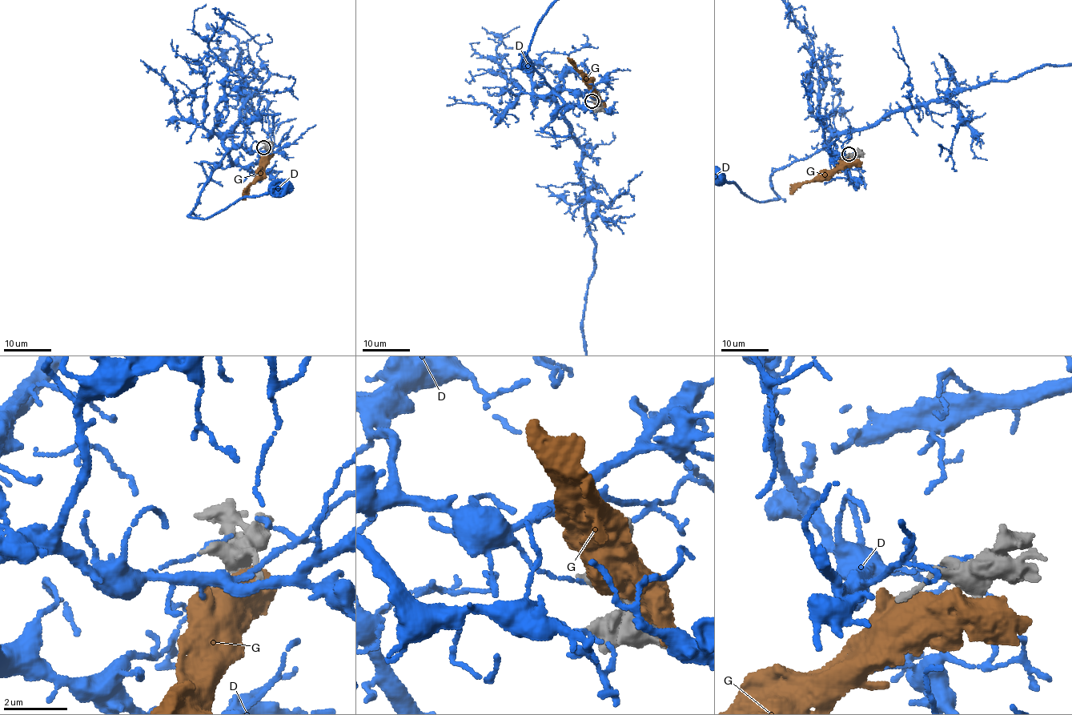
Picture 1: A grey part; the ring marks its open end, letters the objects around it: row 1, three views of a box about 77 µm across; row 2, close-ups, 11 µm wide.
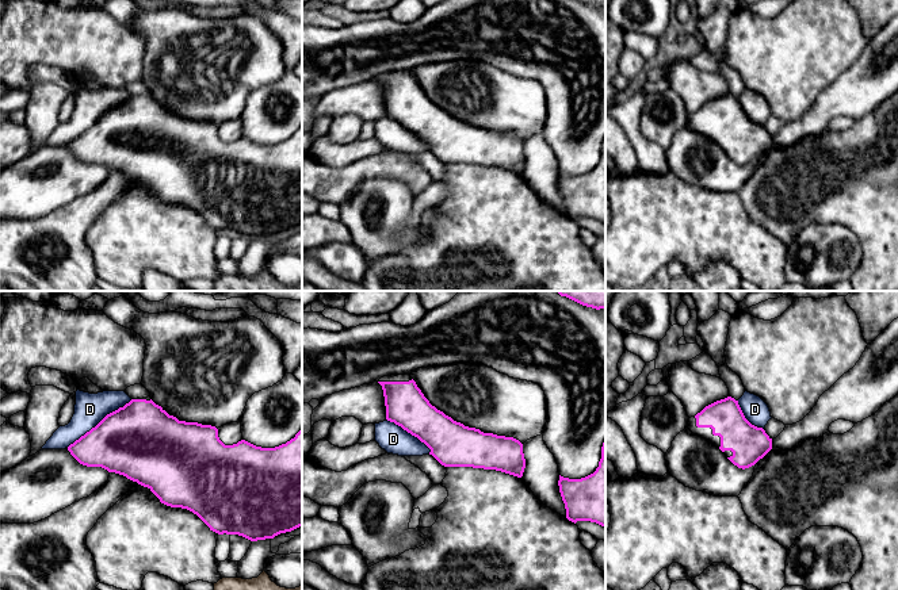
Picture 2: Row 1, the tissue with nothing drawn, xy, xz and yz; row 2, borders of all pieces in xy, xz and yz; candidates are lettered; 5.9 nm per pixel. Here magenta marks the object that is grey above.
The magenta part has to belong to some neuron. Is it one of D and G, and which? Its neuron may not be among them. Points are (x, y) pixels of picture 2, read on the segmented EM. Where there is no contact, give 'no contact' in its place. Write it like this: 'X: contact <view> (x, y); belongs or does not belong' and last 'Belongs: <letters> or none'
D: contact xy (100, 421); does not belong
G: no contact; does not belong
Belongs: none

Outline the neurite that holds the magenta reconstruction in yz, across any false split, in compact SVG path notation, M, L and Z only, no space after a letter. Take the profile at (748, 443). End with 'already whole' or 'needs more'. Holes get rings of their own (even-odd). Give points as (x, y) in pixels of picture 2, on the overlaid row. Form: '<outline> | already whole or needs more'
M731 396L706 406L700 413L689 418L687 428L719 448L734 466L742 470L754 466L772 449L772 438L763 428L752 425L745 418L738 401Z | needs more

